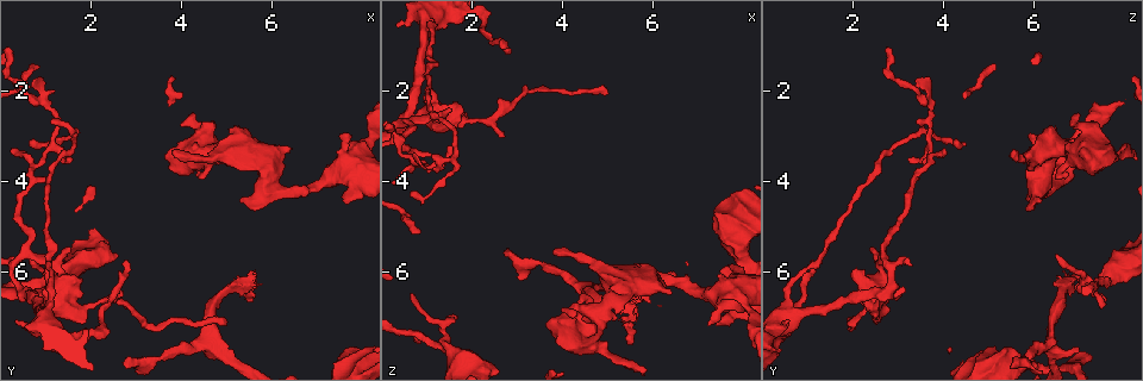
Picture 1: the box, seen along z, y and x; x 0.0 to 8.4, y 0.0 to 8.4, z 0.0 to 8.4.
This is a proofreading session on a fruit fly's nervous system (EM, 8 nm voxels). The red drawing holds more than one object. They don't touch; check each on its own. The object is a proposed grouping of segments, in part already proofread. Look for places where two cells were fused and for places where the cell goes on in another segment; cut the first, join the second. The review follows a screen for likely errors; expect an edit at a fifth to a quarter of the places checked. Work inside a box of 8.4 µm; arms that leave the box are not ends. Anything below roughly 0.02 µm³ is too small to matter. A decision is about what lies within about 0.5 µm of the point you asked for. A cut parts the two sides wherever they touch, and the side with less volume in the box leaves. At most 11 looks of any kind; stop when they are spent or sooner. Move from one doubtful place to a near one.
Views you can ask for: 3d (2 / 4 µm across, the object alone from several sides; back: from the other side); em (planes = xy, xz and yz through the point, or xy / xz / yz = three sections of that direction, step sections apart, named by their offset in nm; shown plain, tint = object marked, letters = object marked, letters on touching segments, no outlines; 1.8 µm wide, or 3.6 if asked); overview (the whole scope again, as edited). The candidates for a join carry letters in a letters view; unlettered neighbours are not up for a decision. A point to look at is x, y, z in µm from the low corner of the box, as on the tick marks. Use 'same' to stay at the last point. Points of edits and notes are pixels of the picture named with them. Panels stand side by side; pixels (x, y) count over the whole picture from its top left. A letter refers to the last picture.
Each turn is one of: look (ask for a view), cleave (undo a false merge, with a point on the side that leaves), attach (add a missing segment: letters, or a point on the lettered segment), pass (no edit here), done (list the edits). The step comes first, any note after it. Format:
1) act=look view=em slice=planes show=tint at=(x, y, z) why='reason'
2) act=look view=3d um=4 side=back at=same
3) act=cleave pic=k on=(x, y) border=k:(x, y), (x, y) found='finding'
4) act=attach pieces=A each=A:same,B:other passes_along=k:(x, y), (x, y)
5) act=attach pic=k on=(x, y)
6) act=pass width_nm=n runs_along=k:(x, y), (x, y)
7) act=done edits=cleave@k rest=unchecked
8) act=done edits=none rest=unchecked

act=look view=em slice=yz step=16 show=tint at=(1.25, 2.80, 3.70) why='arms part here'

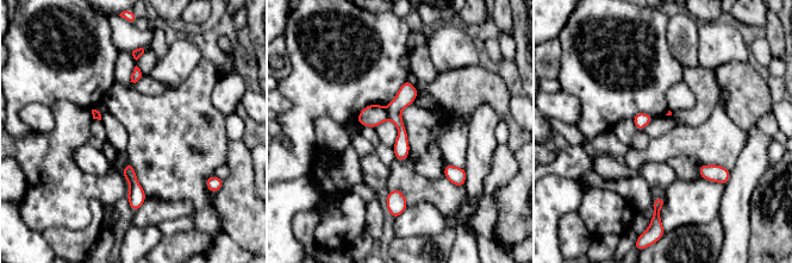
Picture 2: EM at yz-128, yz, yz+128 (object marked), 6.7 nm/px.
act=look view=em slice=planes show=letters at=same why='cut it another way'

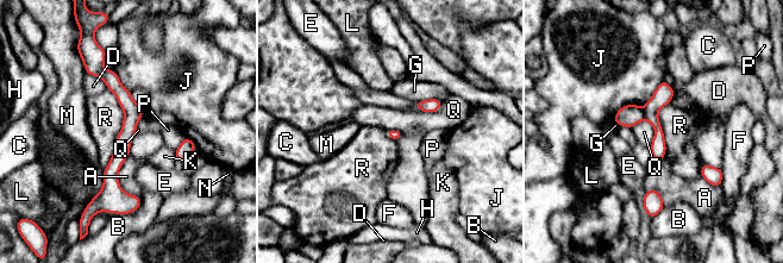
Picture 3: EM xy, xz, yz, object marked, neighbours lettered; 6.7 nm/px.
act=pass each=A:other,B:other,C:other,D:other,E:other,F:other,G:other,H:other,J:other,K:other,L:other,M:other,N:other,P:other,Q:other,R:other border=3:(645, 118), (653, 129), (650, 146) found='all the same cell'

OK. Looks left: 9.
act=look view=em slice=planes show=tint at=(1.10, 6.45, 2.40) why='looks like a crossing'

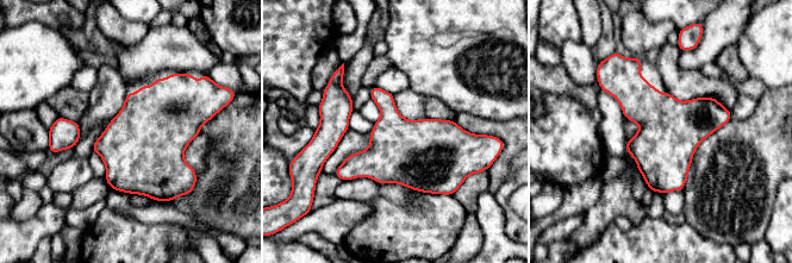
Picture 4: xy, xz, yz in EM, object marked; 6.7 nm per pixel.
act=look view=em slice=planes show=letters at=same why='what lies round it'

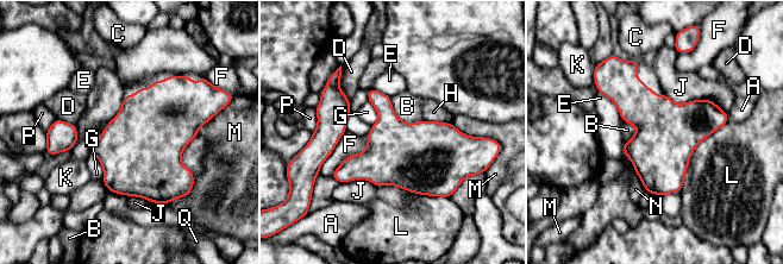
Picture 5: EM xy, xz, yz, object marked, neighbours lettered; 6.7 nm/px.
act=pass longest_contact=L:600nm each=A:other,B:other,C:other,D:other,E:other,F:other,G:other,H:other,J:other,K:other,L:other,M:other,N:other,P:other,Q:other border=5:(389, 96), (402, 120), (423, 120) found='one cell here'

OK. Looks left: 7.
act=look view=3d um=2 at=(5.95, 4.05, 6.20) why='branch point'

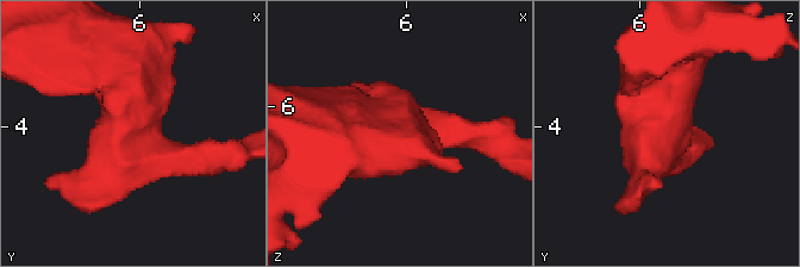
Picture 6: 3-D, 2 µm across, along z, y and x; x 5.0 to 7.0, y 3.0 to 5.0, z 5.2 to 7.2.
act=look view=em um=3.6 slice=planes show=letters at=(5.92, 4.06, 6.18) why='need the tissue'

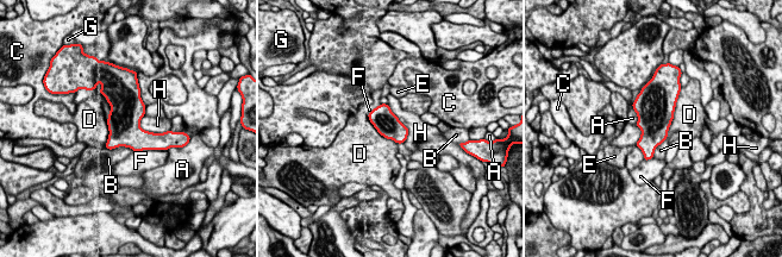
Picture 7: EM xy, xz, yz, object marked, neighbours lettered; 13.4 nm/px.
act=attach pieces=D longest_contact=D:650nm each=A:other,B:other,C:other,D:same,E:other,F:other,G:other,H:other found='it goes on there'

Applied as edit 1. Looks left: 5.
act=look view=em slice=planes show=letters at=(4.60, 7.75, 6.95)

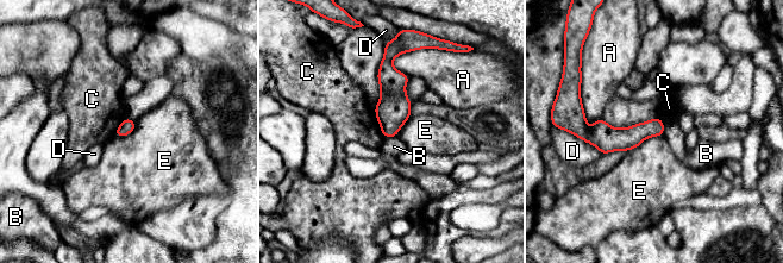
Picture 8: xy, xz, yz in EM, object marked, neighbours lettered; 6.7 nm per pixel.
act=pass each=A:other,B:other,C:other,D:other,E:other border=8:(663, 133), (647, 137), (626, 151) found='none of them fits'

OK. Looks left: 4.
act=done edits=attach@7 rest=unchecked

